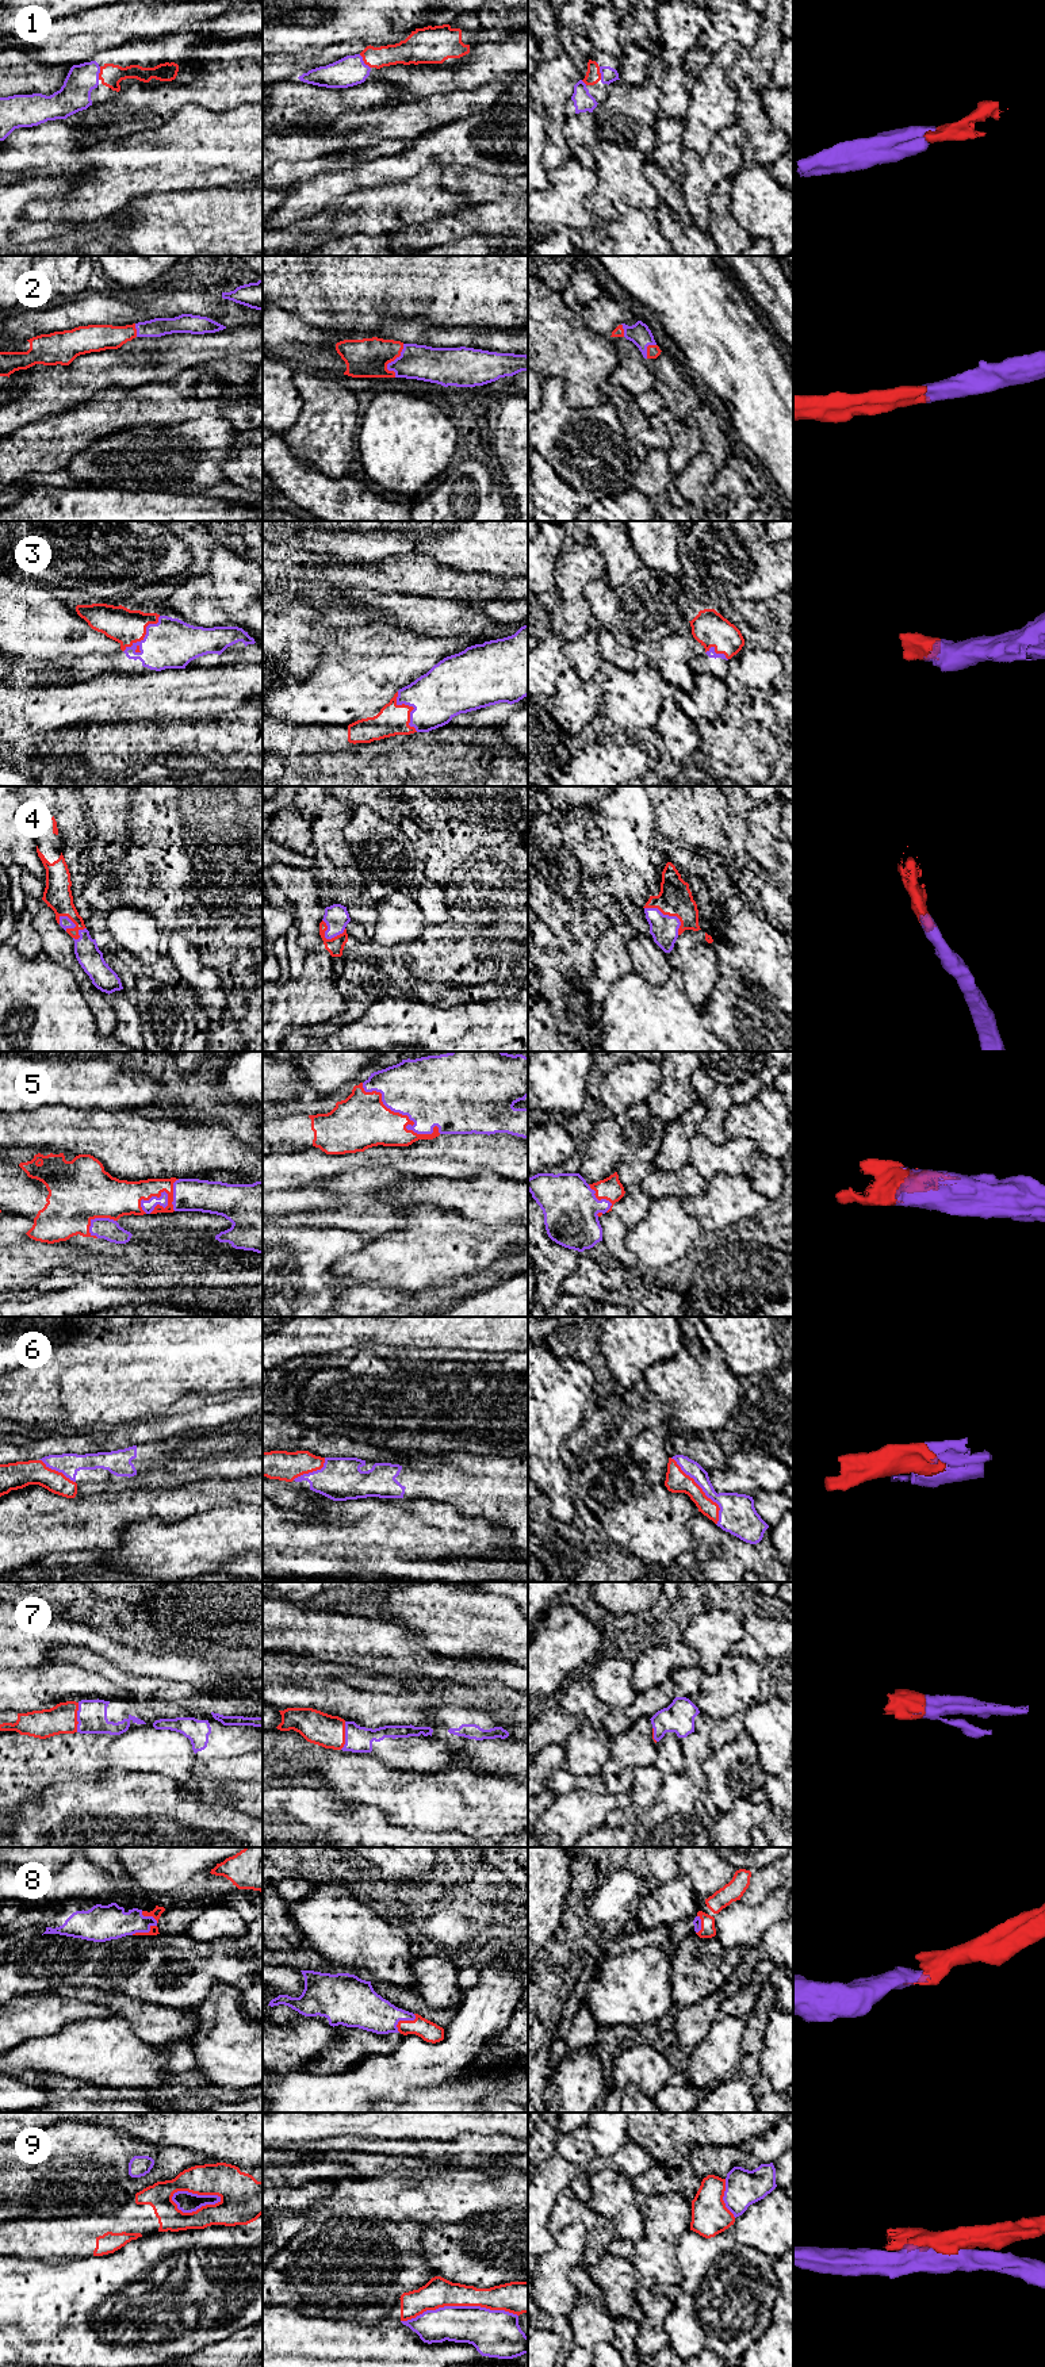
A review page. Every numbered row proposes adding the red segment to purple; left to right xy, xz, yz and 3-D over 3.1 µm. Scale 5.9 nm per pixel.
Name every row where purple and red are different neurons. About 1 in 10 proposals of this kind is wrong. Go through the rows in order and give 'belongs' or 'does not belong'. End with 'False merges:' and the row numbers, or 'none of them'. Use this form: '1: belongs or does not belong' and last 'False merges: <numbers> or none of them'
1: belongs
2: belongs
3: belongs
4: belongs
5: belongs
6: belongs
7: belongs
8: belongs
9: does not belong
False merges: 9

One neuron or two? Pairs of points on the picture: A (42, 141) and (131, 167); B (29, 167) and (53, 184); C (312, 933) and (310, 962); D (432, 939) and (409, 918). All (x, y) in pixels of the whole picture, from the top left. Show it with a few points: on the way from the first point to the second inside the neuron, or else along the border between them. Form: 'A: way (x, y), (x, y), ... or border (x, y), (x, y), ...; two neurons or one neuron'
A: border (91, 142), (88, 159), (80, 165); two neurons
B: border (67, 175), (33, 176), (14, 184); two neurons
C: border (324, 948), (307, 954); two neurons
D: border (425, 926), (416, 939), (395, 945); two neurons

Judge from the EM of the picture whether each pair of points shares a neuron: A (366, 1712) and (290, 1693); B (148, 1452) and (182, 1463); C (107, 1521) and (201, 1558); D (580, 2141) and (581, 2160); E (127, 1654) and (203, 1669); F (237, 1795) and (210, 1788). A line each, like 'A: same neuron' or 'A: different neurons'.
A: same neuron
B: same neuron
C: different neurons
D: same neuron
E: same neuron
F: same neuron

